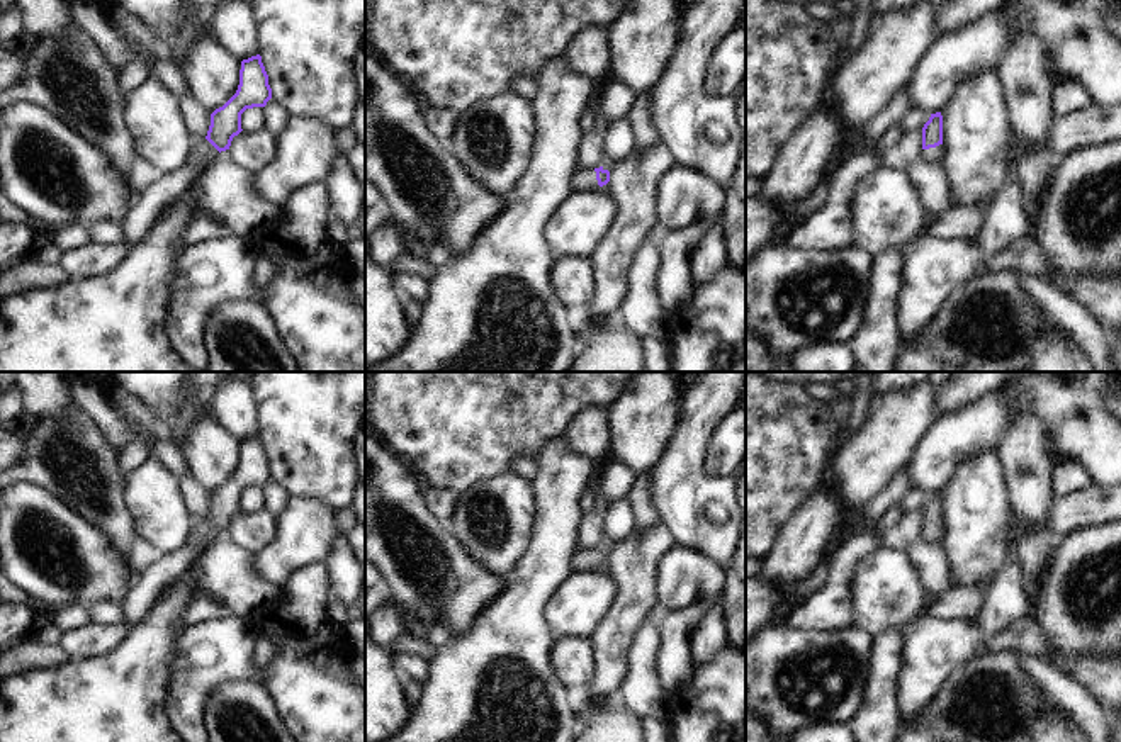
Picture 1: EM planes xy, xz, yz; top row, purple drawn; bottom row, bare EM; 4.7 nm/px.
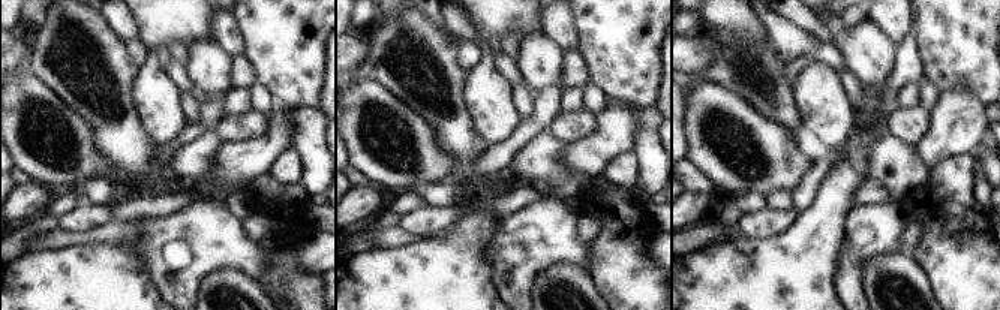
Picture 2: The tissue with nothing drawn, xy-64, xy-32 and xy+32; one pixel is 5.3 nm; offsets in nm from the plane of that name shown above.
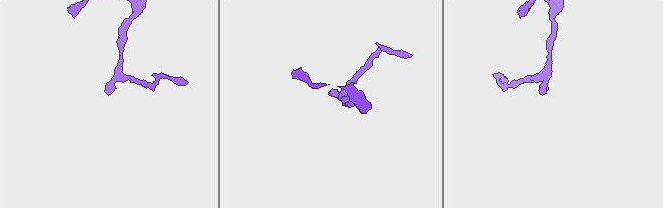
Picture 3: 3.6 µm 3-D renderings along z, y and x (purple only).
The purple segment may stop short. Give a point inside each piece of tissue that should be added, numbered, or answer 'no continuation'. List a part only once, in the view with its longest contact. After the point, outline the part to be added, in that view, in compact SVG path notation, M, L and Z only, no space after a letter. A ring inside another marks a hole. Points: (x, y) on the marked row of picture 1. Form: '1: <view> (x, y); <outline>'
1: yz (933, 155); M939 144L936 148L924 149L921 160L927 163L938 163L943 161L944 155L946 155L946 146Z

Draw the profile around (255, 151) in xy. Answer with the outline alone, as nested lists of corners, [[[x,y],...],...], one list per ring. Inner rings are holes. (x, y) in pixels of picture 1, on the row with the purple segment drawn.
[[[268,129],[263,132],[241,131],[229,146],[236,161],[255,175],[268,168],[277,160],[280,149],[280,136]]]

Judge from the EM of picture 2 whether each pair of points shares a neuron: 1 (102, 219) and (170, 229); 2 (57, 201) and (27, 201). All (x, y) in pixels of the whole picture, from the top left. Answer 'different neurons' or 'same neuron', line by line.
1: different neurons
2: same neuron

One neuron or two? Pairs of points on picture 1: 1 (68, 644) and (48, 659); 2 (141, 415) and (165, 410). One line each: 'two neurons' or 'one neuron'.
1: two neurons
2: two neurons

